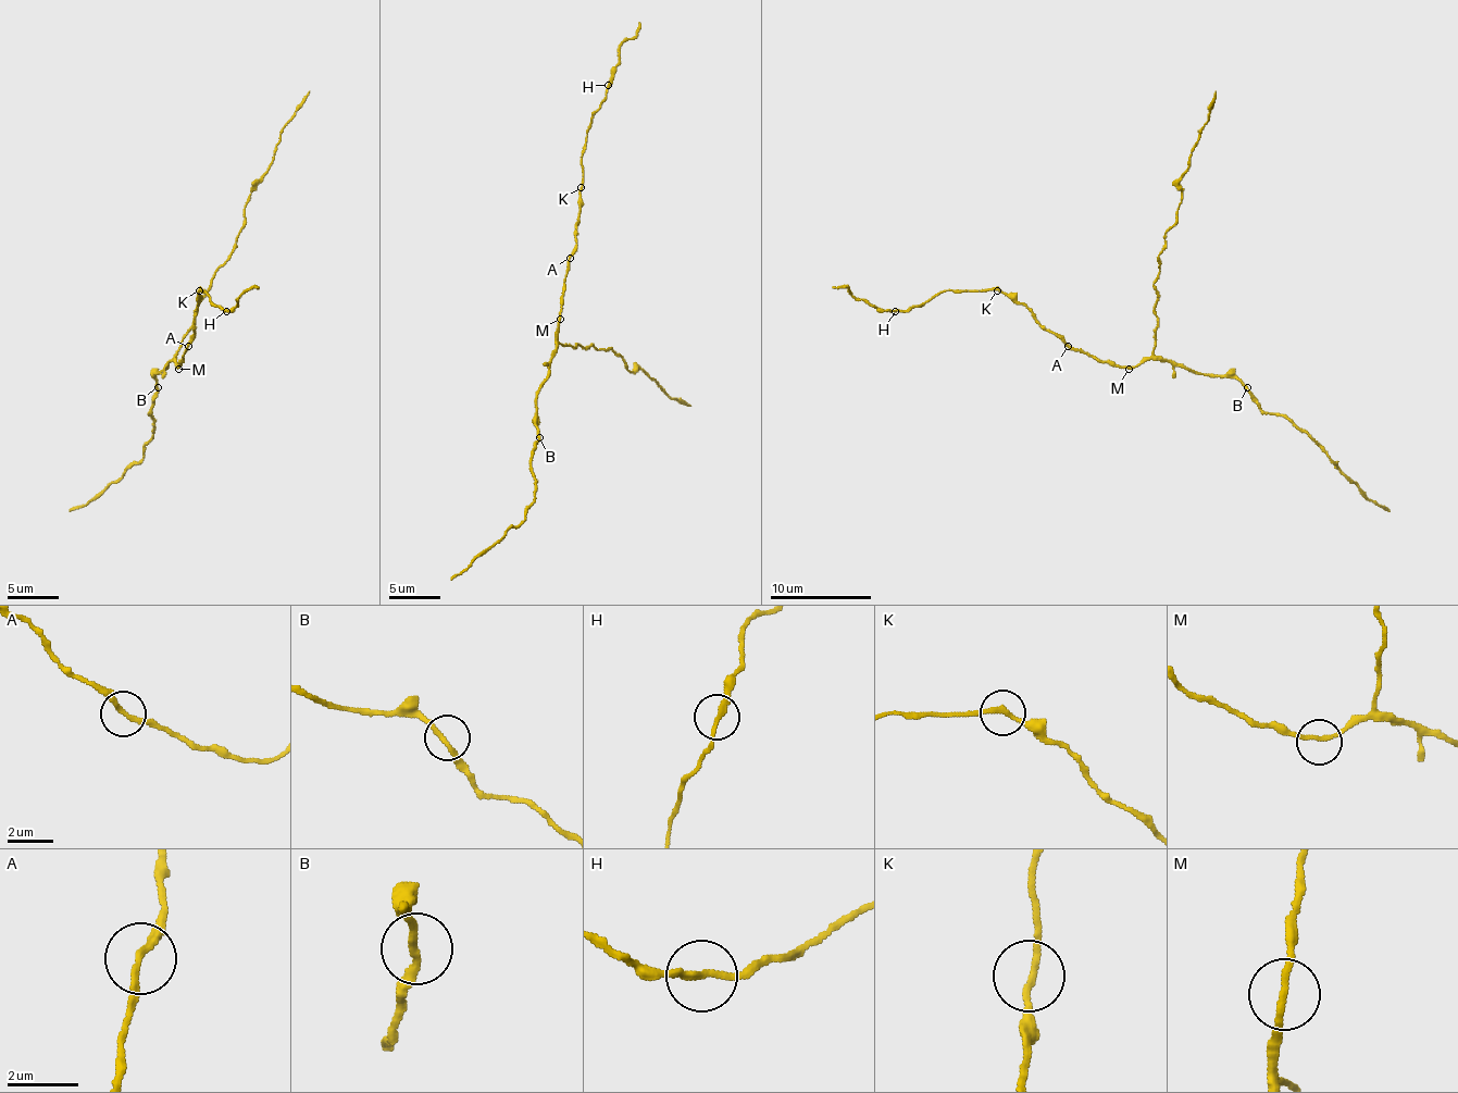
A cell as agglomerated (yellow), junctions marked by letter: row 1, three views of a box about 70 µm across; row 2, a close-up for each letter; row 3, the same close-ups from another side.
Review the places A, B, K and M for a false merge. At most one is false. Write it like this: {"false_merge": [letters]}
{"false_merge": []}

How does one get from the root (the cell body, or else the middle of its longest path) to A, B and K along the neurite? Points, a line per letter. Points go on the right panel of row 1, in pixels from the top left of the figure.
A: (1129, 367), (1098, 361), (1068, 346)
B: (1129, 367), (1148, 359), (1167, 359), (1174, 364), (1184, 364), (1199, 374), (1235, 374), (1247, 387)
K: (1129, 367), (1098, 361), (1070, 349), (1047, 331), (1024, 306), (997, 290)

